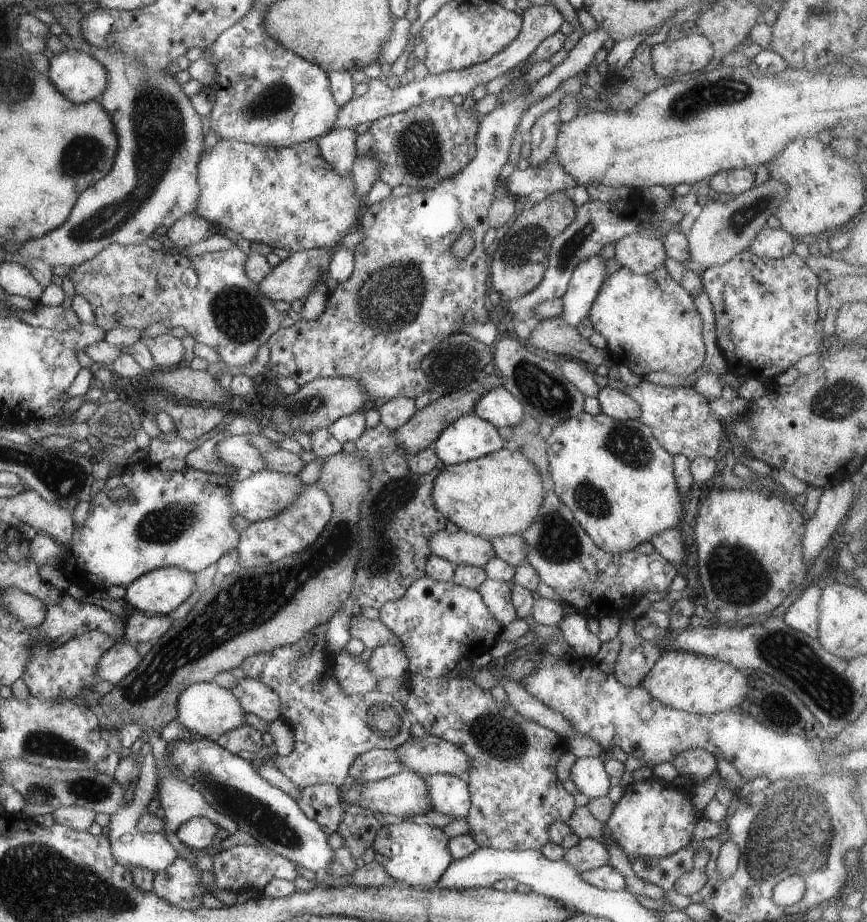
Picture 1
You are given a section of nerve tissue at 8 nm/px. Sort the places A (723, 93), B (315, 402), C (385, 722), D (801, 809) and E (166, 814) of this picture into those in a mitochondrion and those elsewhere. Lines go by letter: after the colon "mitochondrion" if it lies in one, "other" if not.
A: mitochondrion
B: mitochondrion
C: mitochondrion
D: mitochondrion
E: other

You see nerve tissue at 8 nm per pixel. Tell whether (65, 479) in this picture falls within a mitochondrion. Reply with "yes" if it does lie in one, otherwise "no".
yes

